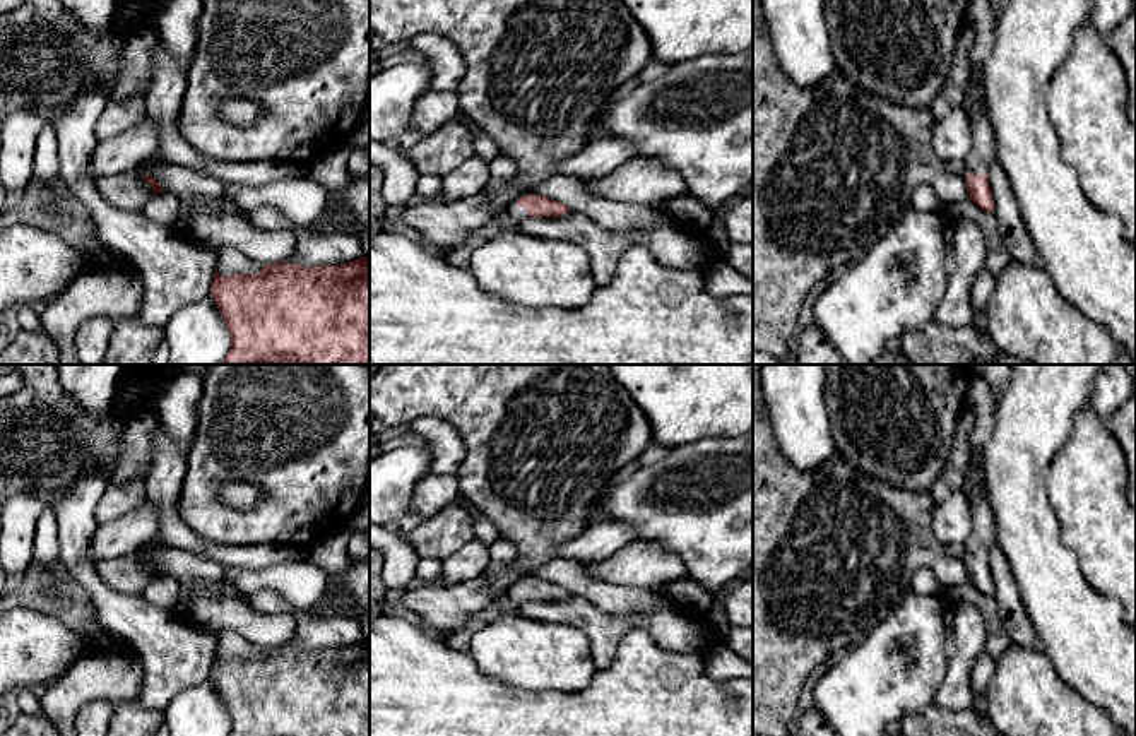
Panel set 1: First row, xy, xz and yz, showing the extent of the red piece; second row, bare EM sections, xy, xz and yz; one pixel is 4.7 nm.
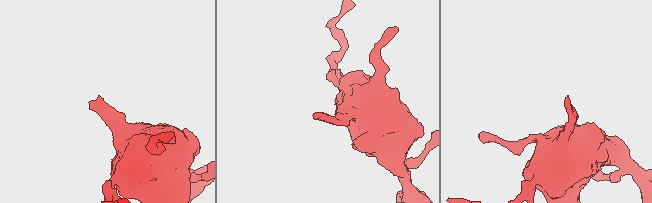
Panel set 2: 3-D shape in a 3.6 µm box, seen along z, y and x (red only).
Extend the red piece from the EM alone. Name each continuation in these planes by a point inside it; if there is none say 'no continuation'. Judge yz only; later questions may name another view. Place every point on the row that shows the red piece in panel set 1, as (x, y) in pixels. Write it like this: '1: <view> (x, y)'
1: yz (984, 153)

